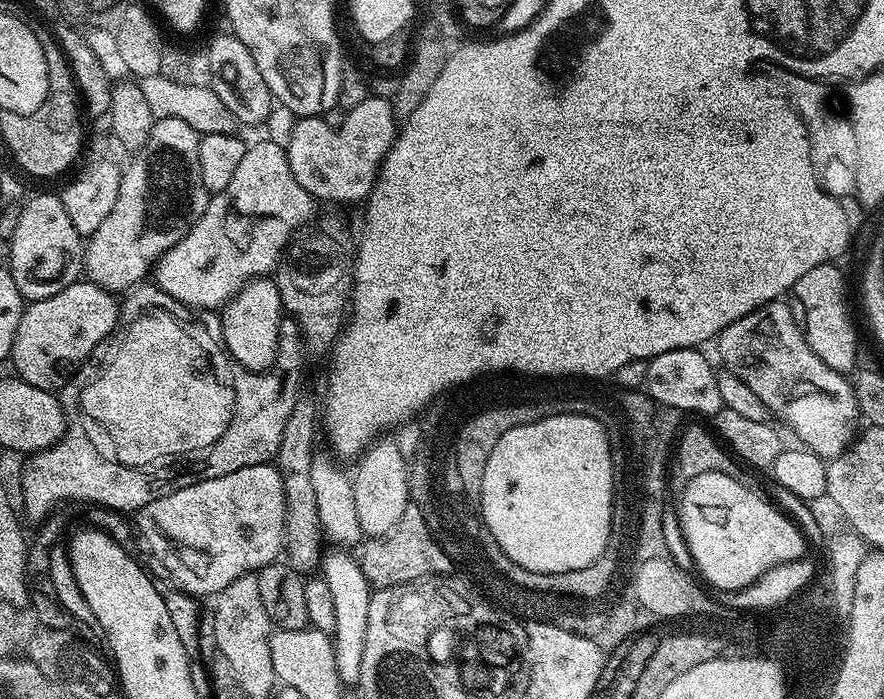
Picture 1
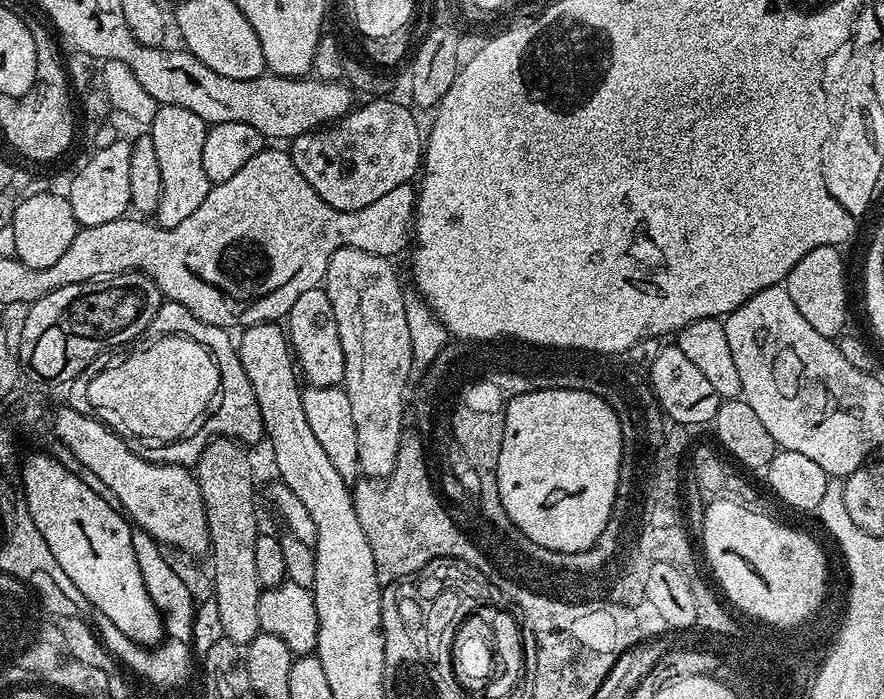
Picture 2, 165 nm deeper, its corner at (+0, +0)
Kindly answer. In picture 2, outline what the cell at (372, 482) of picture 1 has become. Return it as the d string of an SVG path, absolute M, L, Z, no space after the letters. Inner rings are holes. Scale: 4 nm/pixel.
M340 248L330 258L330 266L324 275L324 293L330 298L330 304L334 306L335 322L338 326L338 336L342 338L342 350L344 354L344 379L342 388L348 393L350 405L354 414L354 424L357 426L358 456L360 458L360 471L368 478L388 478L395 473L397 460L402 453L400 439L404 436L404 399L408 396L408 383L413 383L414 369L412 366L410 327L407 322L407 306L409 301L404 298L404 288L400 285L400 276L392 269L393 261L387 256L378 254L366 254L366 250L357 248Z

